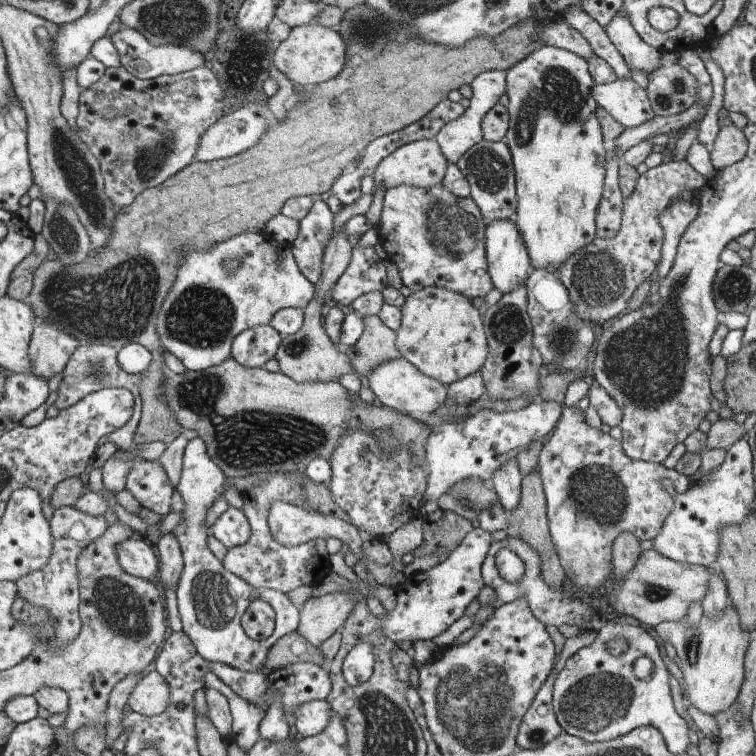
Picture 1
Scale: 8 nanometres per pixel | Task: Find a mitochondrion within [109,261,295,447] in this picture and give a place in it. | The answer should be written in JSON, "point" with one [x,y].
{"point":[202,317]}

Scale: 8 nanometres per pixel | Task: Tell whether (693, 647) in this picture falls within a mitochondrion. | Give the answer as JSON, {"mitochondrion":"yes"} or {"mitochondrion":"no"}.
{"mitochondrion":"yes"}

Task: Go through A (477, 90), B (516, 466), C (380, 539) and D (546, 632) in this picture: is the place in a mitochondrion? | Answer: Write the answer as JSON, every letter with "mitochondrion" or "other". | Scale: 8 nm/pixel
{"A":"other","B":"other","C":"other","D":"other"}

